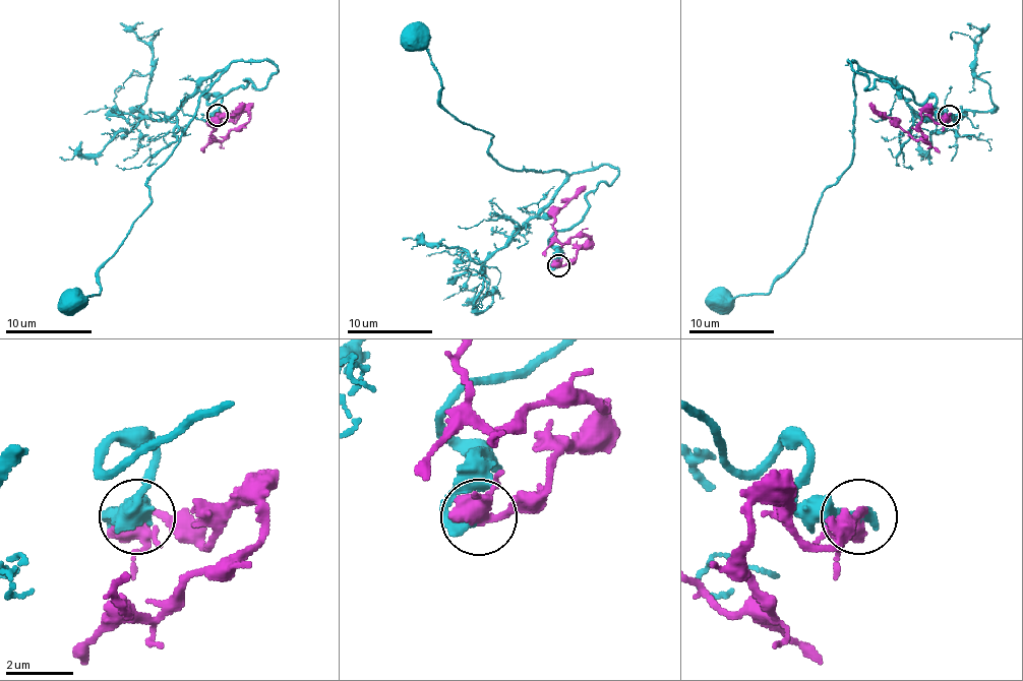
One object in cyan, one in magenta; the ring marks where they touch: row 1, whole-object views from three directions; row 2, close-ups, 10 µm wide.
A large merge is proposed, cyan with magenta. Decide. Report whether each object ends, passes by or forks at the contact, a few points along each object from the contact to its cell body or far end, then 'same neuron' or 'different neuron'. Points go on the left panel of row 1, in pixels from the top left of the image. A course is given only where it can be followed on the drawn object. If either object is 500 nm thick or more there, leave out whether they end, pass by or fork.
cyan ends | magenta forks | cyan via (217, 114), (209, 97), (261, 88), (271, 62), (234, 60), (199, 99), (100, 292), (67, 298) | magenta via (217, 114), (225, 114), (234, 123), (242, 112), (249, 114), (247, 123), (215, 140), (213, 127), (242, 102) | same neuron

